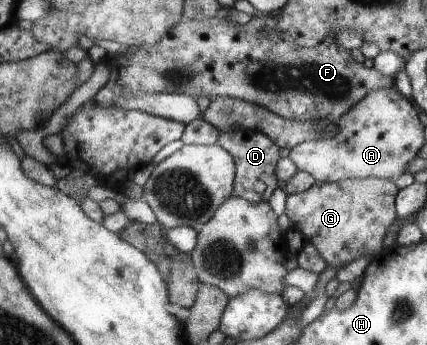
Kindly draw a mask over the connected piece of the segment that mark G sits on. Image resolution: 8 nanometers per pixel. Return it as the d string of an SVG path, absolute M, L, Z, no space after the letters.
M377 177L333 183L314 181L302 192L286 194L284 213L292 222L292 229L300 231L306 242L320 253L326 267L342 268L362 255L374 256L382 248L386 232L397 218L398 191L393 180Z

